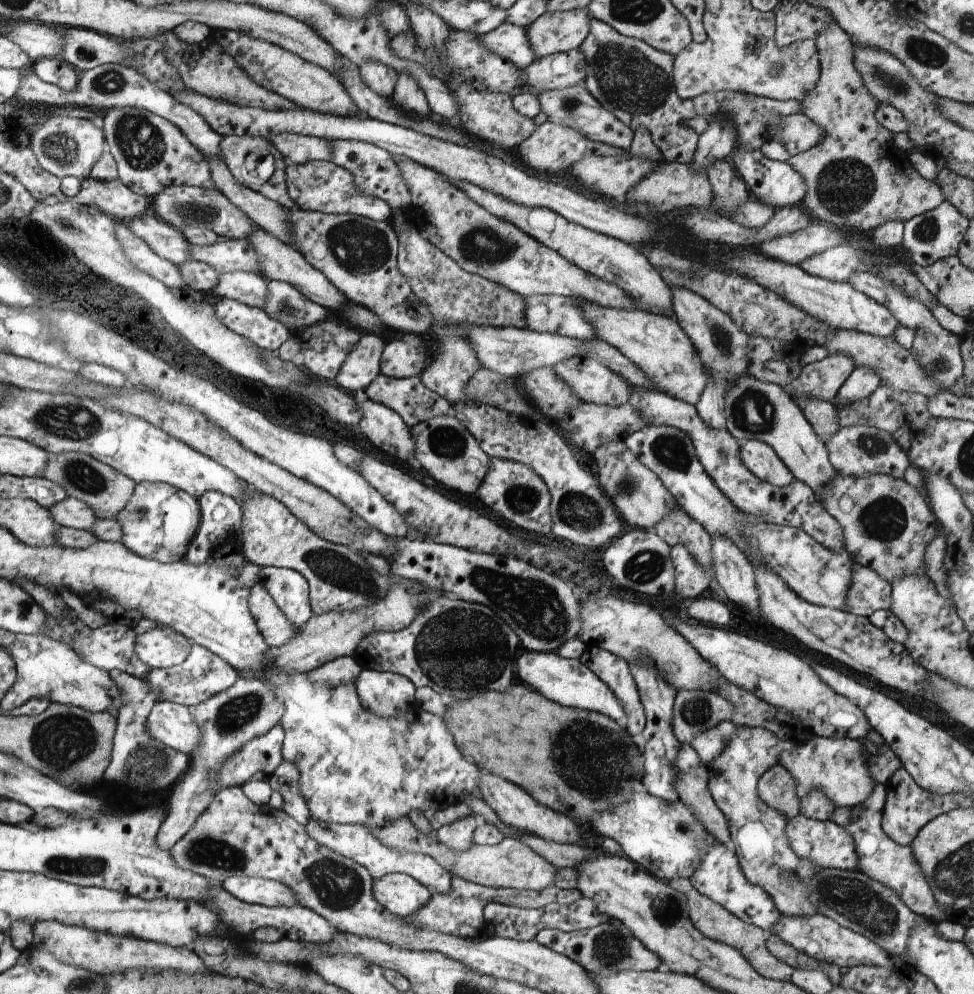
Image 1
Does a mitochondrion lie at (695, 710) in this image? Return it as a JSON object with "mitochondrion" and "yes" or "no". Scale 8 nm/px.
{"mitochondrion":"yes"}

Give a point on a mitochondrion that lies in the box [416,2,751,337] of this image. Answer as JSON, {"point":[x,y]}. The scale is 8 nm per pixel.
{"point":[631,82]}

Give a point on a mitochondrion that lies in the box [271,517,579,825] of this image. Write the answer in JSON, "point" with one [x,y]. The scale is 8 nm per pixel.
{"point":[535,606]}

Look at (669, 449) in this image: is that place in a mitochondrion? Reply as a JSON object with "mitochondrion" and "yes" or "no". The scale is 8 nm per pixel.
{"mitochondrion":"yes"}

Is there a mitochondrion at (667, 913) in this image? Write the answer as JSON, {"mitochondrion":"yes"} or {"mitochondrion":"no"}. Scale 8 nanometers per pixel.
{"mitochondrion":"yes"}

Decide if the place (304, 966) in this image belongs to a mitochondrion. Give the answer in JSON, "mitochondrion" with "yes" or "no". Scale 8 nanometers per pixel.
{"mitochondrion":"no"}

